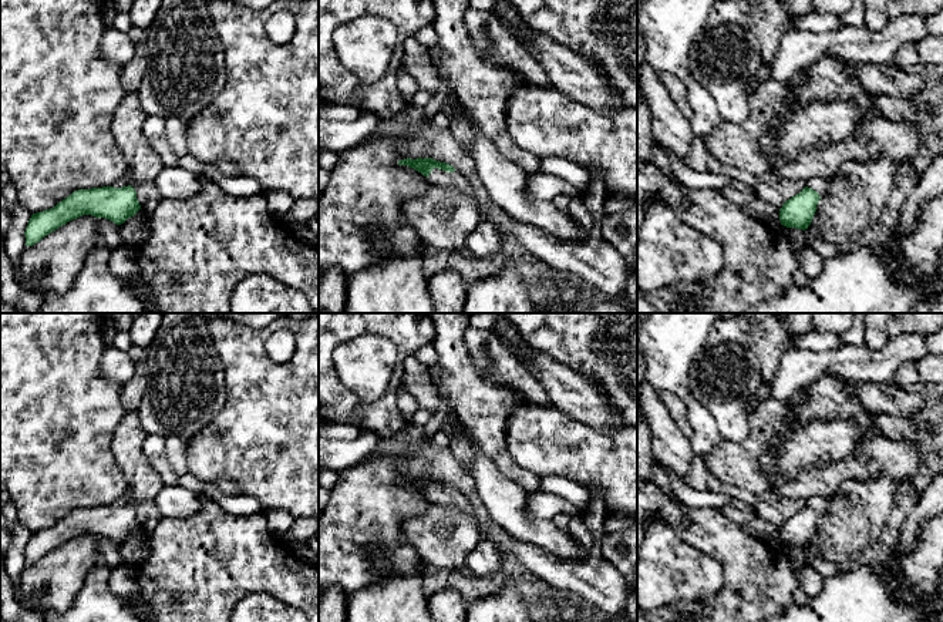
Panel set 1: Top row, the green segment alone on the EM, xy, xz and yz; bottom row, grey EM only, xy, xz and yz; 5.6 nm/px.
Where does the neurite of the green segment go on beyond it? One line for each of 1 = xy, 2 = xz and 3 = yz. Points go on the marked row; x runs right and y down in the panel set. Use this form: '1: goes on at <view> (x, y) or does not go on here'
1: goes on at xy (125, 181)
2: goes on at xz (595, 261)
3: goes on at yz (821, 185)

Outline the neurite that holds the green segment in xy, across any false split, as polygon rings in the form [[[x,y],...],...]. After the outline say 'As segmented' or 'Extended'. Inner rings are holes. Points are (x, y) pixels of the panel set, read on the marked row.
[[[127,175],[112,186],[78,189],[54,208],[33,214],[24,232],[26,246],[33,246],[53,231],[82,215],[105,218],[117,225],[124,223],[141,209],[131,182]]]. Extended

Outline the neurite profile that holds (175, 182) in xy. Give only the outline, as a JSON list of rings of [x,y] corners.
[[[165,167],[154,182],[162,198],[171,199],[189,199],[201,188],[198,175],[181,167]]]

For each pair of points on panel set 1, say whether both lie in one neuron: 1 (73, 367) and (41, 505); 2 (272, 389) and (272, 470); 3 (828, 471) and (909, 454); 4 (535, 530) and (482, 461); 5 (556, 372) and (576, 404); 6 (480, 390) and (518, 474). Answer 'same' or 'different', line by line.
1: same
2: same
3: same
4: same
5: same
6: same

